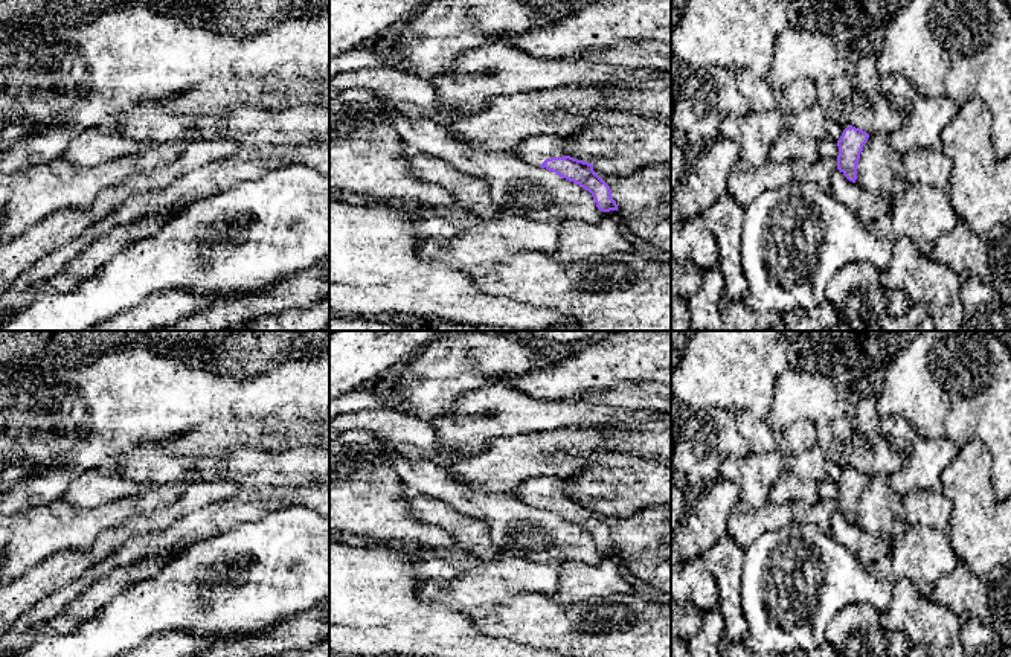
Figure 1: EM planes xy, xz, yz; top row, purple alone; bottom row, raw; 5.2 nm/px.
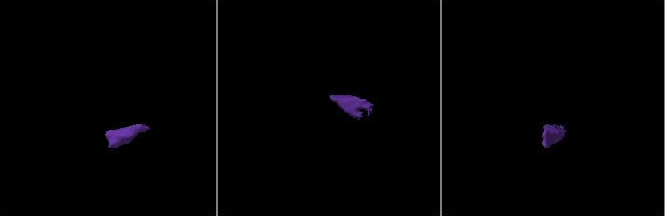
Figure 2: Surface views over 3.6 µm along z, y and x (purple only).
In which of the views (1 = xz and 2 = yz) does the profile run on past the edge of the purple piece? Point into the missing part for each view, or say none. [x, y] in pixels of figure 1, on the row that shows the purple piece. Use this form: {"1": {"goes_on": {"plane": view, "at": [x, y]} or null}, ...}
{"1": {"goes_on": {"plane": "xz", "at": [534, 150]}}, "2": {"goes_on": {"plane": "yz", "at": [828, 148]}}}

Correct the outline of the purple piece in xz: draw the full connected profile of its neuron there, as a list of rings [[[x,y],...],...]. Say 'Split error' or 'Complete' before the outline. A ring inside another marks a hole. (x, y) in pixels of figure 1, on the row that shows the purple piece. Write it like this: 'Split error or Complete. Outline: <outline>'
Split error. Outline: [[[537,134],[522,140],[509,152],[579,184],[592,194],[599,210],[618,210],[610,186],[593,171],[592,163],[570,157],[567,146],[566,137]]]

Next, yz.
Split error. Outline: [[[852,125],[846,127],[836,142],[823,139],[817,142],[820,159],[836,159],[837,169],[852,183],[857,180],[857,163],[869,134]]]

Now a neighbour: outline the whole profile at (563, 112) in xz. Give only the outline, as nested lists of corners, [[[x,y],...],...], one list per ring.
[[[573,87],[500,96],[447,130],[453,139],[494,151],[511,151],[537,134],[567,137],[590,125],[596,113],[608,110],[604,88]]]

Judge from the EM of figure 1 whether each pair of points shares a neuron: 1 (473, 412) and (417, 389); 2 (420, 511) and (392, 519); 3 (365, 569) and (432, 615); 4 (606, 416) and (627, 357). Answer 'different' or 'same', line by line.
1: different
2: different
3: same
4: different

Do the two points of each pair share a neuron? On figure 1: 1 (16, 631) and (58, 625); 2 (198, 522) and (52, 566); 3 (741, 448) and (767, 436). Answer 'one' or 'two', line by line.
1: two
2: two
3: two

